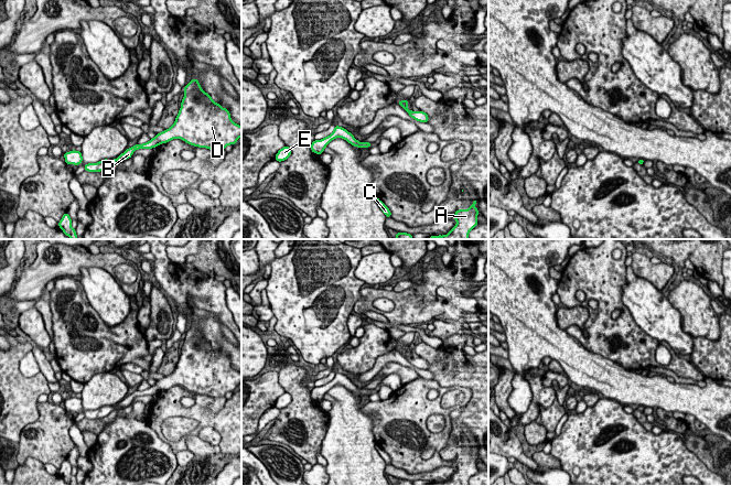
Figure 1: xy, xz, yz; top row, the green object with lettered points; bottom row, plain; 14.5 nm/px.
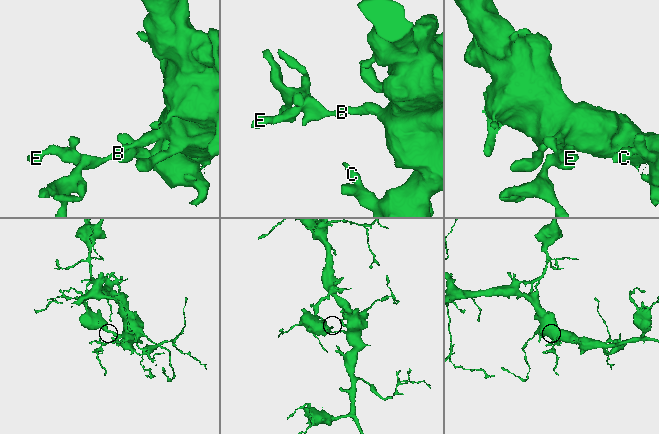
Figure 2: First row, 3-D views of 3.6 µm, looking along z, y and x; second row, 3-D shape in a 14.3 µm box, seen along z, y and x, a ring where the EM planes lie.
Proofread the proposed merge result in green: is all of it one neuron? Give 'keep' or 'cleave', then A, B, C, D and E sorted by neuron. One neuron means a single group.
keep; A B C D E

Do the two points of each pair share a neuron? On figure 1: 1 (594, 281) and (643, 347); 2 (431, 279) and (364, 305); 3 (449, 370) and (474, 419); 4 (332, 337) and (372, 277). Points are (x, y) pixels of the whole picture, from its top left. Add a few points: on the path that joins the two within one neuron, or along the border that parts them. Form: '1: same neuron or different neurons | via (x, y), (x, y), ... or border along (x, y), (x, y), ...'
1: same neuron | via (605, 300), (605, 319), (624, 337)
2: same neuron | via (415, 295), (394, 296), (380, 294)
3: same neuron | via (463, 376), (476, 389), (476, 404)
4: different neurons | border along (363, 257), (354, 274), (365, 282)

